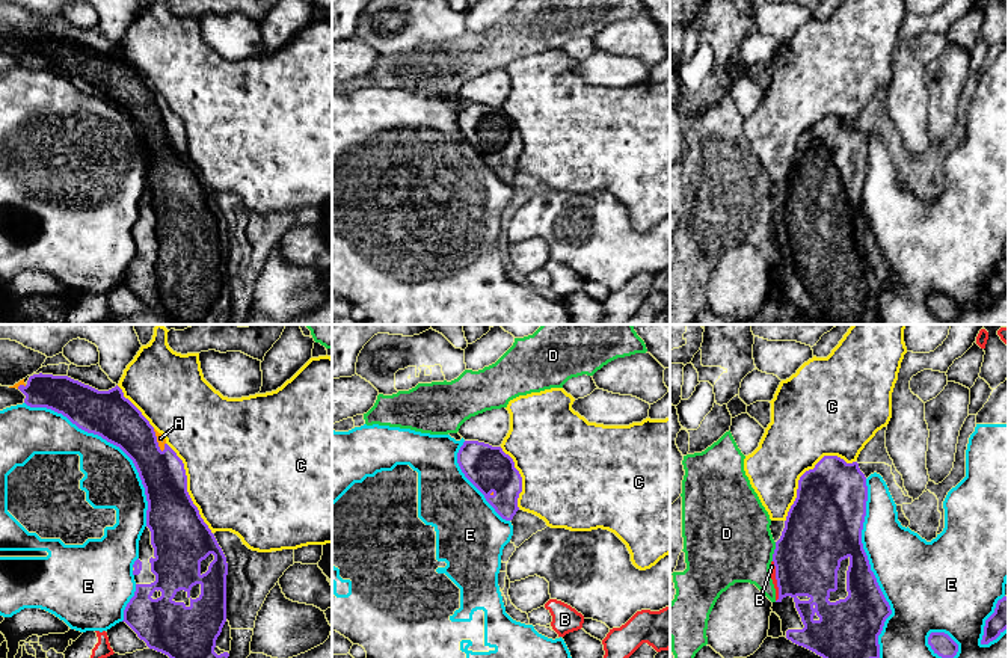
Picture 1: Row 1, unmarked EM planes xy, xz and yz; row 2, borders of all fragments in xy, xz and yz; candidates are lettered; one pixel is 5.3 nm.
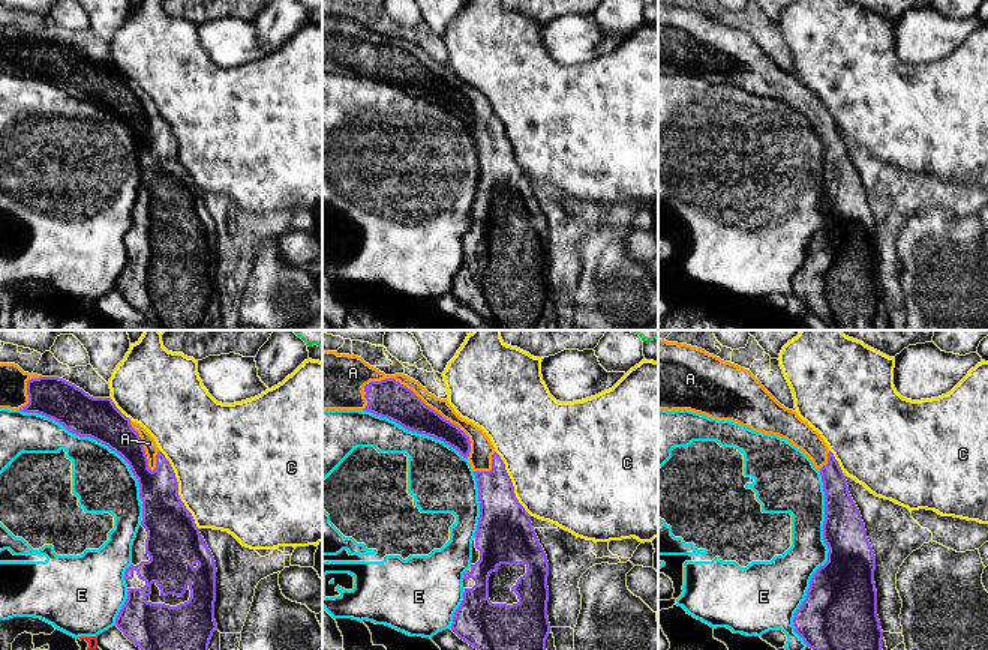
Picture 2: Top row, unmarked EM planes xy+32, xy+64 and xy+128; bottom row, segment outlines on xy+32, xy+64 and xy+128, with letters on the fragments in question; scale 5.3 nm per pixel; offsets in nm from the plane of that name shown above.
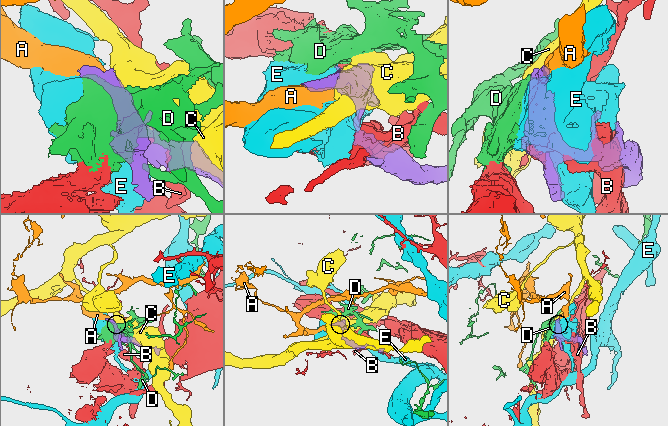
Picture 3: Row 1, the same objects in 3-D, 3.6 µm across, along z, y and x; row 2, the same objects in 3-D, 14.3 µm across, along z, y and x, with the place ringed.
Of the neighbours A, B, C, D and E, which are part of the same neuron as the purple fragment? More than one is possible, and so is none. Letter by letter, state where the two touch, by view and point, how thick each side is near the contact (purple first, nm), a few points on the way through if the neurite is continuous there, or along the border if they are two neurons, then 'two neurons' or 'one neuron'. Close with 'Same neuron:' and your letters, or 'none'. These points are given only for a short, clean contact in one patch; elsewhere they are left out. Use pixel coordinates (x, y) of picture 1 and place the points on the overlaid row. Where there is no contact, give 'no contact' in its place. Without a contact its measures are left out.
A: meets purple in xy at (156, 441); 240 nm thick on the purple side, 50 nm on the other; one neuron
B: meets purple in yz at (777, 581); 360 nm thick on the purple side, 30 nm on the other; two neurons
C: meets purple in yz at (805, 473); 380 nm thick on the purple side, 380 nm on the other; two neurons
D: meets purple in yz at (774, 551); 380 nm thick on the purple side, 460 nm on the other; border along yz (776, 542), (771, 560); two neurons
E: meets purple in yz at (869, 568); 280 nm thick on the purple side, 380 nm on the other; two neurons
Same neuron: A

